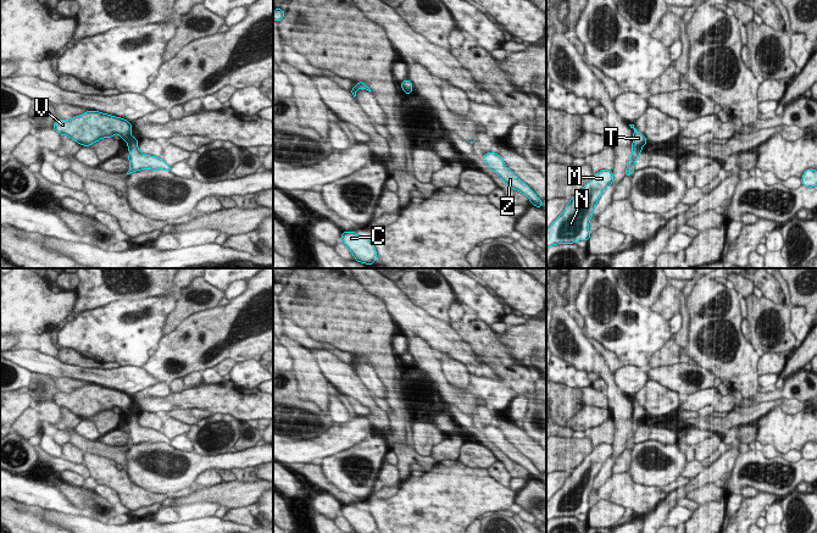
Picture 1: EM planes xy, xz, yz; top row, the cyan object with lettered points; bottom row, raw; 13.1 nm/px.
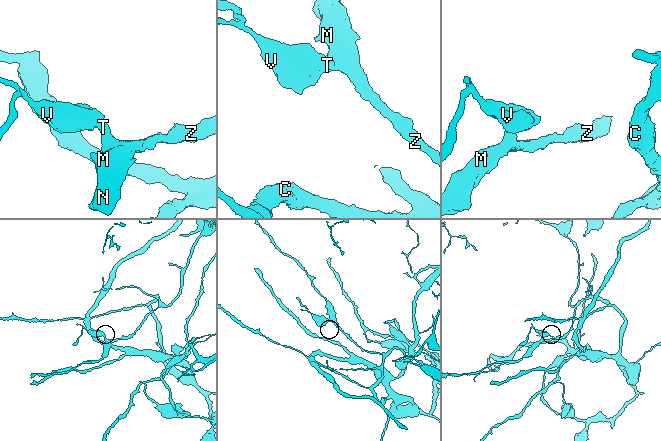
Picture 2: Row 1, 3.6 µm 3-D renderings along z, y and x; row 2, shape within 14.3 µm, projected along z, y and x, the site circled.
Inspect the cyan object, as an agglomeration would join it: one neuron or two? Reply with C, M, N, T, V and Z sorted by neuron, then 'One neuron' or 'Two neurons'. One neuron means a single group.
Groups: C M N T V Z. One neuron.

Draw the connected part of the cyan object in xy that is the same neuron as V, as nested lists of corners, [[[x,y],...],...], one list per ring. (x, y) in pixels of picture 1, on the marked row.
[[[87,111],[72,120],[59,118],[54,123],[54,129],[61,135],[67,135],[80,145],[89,146],[102,138],[112,138],[120,134],[127,141],[129,150],[129,171],[127,174],[140,170],[165,170],[169,171],[169,166],[159,157],[141,154],[138,150],[139,140],[130,134],[132,124],[121,117],[110,116],[98,111]]]

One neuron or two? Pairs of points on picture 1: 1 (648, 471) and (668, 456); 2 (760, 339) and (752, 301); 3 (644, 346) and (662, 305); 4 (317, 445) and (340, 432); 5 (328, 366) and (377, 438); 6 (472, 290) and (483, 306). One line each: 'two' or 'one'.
1: one
2: one
3: two
4: one
5: two
6: one

